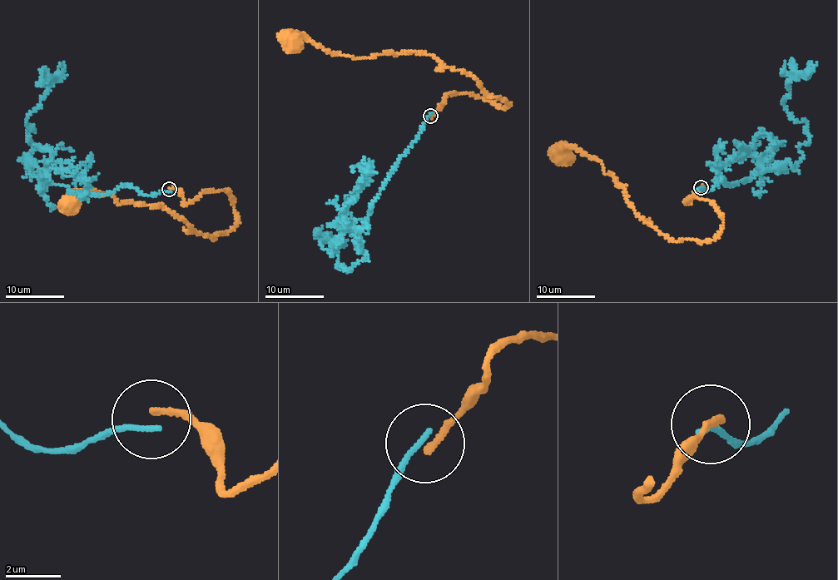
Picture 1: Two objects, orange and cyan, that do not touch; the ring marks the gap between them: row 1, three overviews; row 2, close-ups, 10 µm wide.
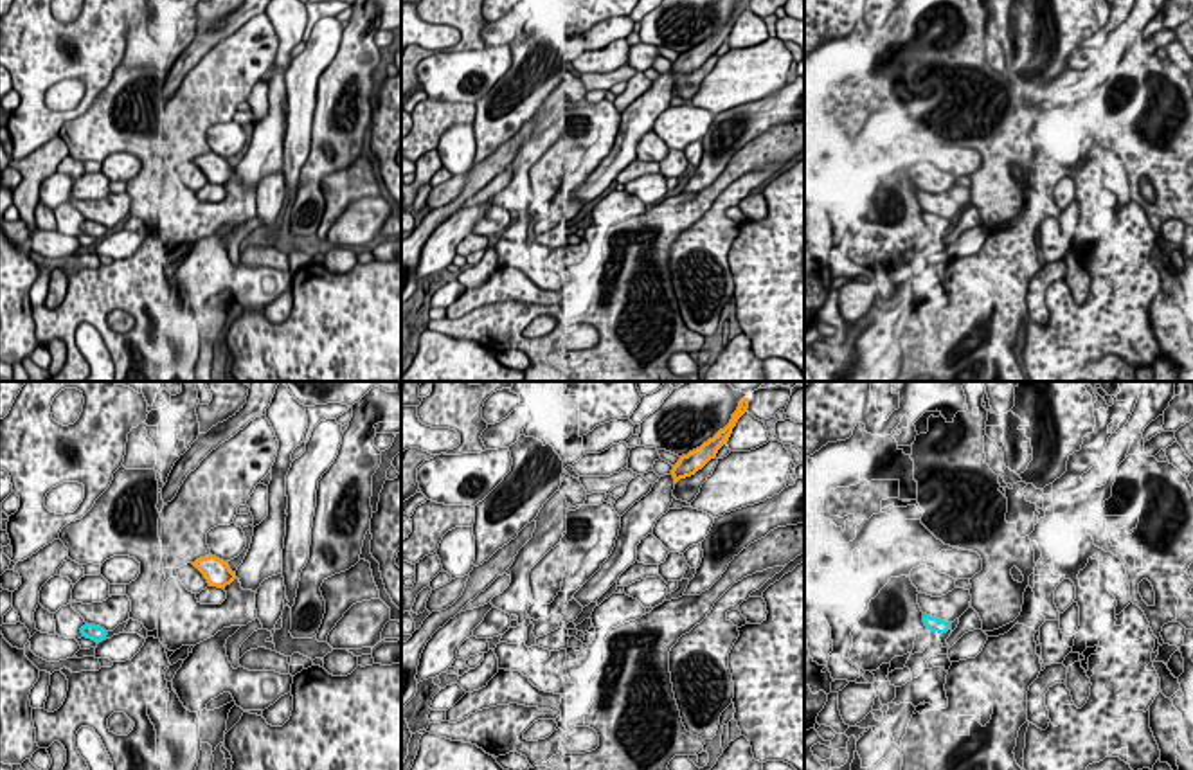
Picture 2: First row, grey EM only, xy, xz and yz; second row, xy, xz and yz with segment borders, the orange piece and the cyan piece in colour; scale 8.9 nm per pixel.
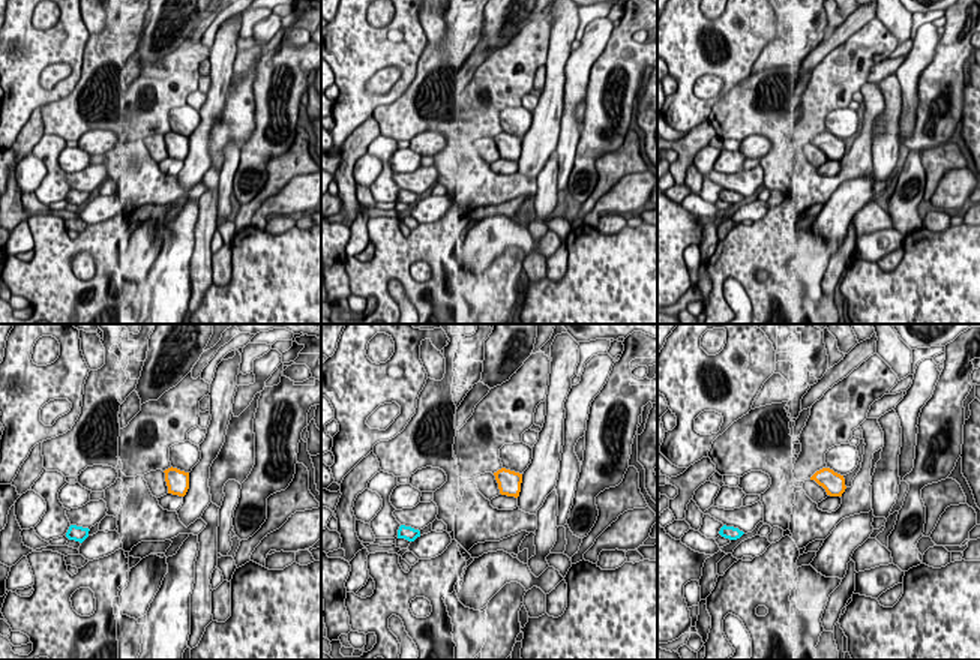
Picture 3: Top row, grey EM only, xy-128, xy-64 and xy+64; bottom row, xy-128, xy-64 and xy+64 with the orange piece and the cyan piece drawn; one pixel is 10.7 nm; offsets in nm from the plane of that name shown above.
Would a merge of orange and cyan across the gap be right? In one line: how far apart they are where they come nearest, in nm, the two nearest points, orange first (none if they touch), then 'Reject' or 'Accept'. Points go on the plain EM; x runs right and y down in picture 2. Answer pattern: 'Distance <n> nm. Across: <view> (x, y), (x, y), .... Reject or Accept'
Distance 1000 nm. Across: xy (193, 161), (107, 229). Reject

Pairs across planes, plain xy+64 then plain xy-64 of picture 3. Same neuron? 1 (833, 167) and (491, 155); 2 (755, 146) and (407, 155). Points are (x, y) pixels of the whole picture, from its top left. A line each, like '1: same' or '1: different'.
1: different
2: different

